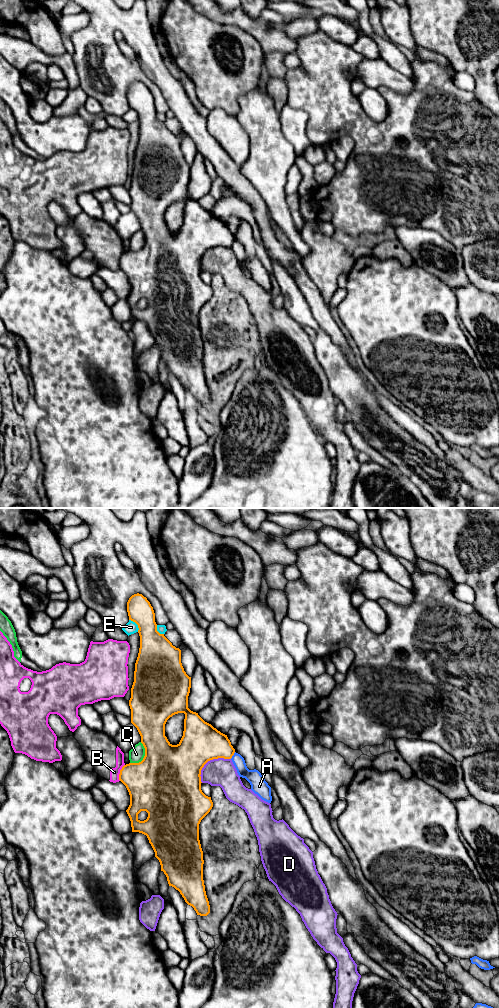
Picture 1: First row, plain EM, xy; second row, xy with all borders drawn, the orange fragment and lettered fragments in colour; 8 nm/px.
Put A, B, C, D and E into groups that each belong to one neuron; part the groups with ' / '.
A / B / C / D / E

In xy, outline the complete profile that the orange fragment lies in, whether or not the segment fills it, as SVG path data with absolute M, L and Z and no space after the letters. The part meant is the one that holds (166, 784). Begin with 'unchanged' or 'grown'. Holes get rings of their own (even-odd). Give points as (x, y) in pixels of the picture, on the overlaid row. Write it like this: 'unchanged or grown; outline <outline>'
unchanged; outline M139 593L132 595L127 602L127 612L129 620L135 622L139 628L140 648L129 706L131 723L141 736L145 756L141 762L126 764L120 770L119 780L130 795L130 805L126 812L131 821L132 832L147 836L169 886L180 892L197 915L207 916L210 905L203 880L204 860L199 840L199 824L212 809L213 802L201 790L200 775L208 761L231 759L235 749L227 735L188 708L191 677L182 666L181 650L157 631L155 613L147 598ZM178 713L185 714L184 731L180 742L172 745L165 736L165 724ZM141 811L148 813L144 821L138 819Z

